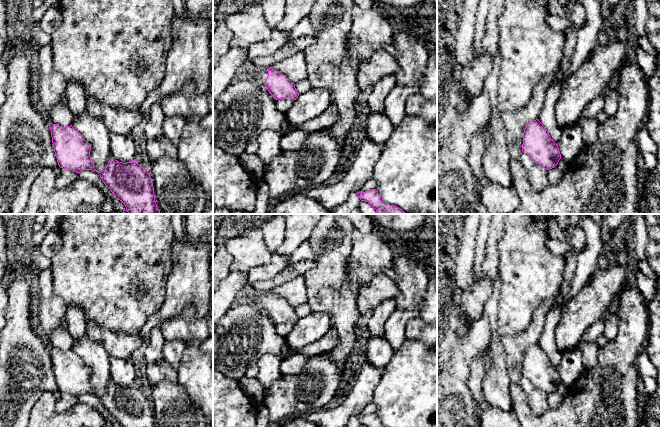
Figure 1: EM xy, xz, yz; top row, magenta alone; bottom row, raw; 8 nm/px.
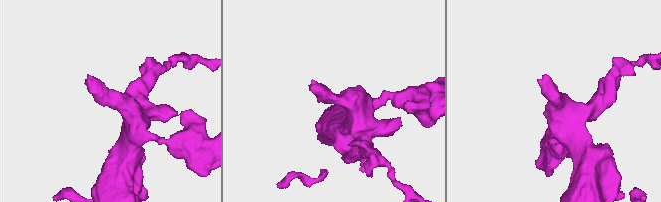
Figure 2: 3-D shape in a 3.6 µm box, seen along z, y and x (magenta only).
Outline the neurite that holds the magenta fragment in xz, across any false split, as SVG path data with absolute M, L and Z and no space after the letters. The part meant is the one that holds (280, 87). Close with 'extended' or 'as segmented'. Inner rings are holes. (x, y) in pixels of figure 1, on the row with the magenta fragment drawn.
M272 67L260 68L253 75L254 80L264 84L275 100L290 98L294 101L299 96L295 84Z | extended

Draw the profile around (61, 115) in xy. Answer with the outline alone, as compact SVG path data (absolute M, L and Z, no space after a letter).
M65 100L59 102L49 114L49 123L66 127L72 125L72 122L73 114Z

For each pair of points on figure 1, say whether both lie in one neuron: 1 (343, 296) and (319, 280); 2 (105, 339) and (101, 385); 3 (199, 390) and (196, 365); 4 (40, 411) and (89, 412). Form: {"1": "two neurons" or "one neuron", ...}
{"1": "one neuron", "2": "two neurons", "3": "one neuron", "4": "one neuron"}

